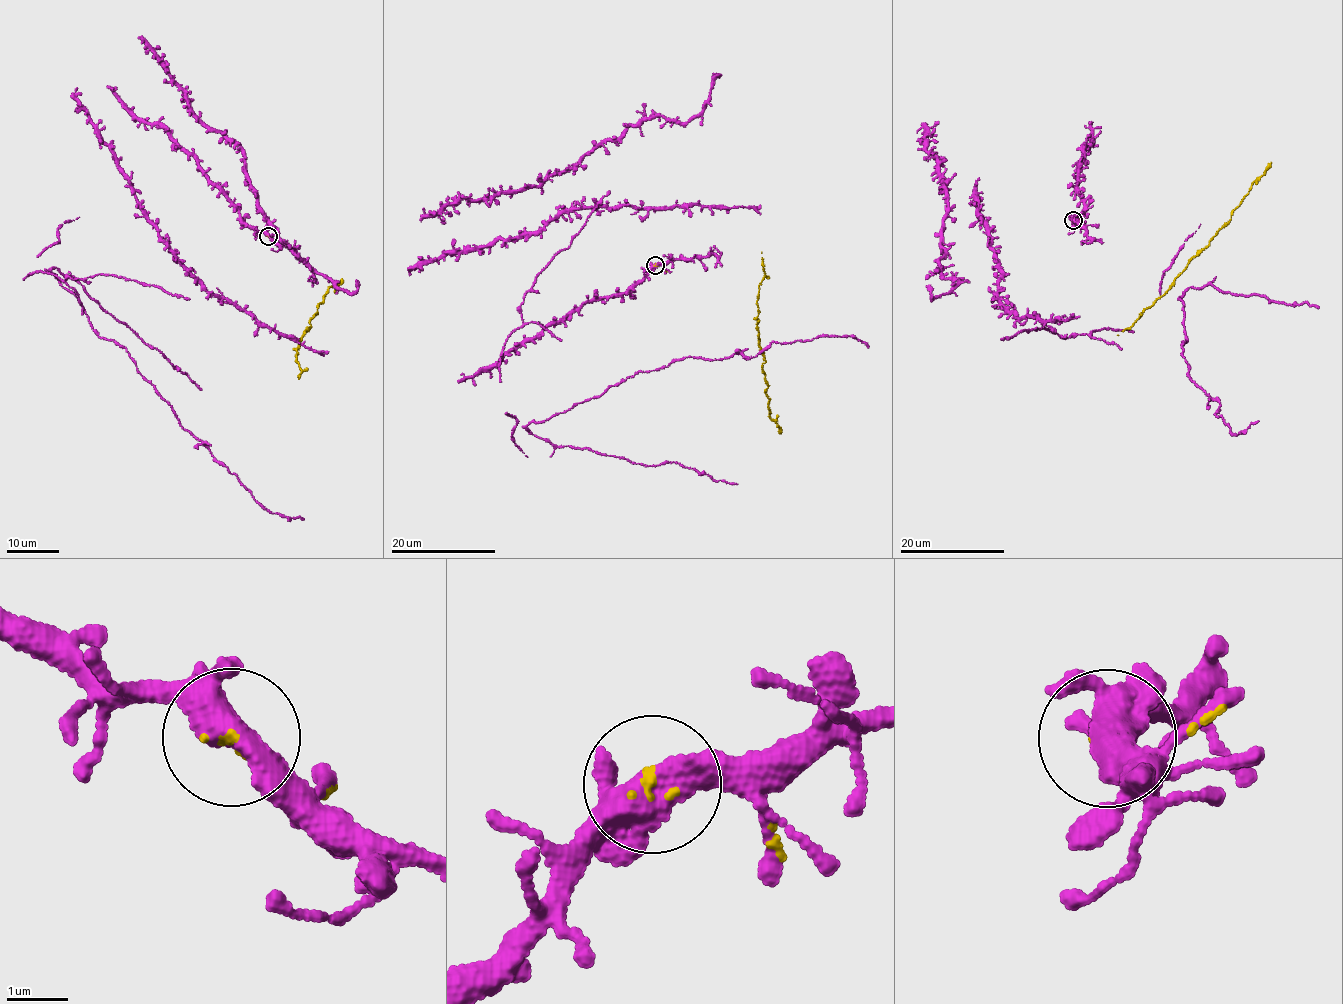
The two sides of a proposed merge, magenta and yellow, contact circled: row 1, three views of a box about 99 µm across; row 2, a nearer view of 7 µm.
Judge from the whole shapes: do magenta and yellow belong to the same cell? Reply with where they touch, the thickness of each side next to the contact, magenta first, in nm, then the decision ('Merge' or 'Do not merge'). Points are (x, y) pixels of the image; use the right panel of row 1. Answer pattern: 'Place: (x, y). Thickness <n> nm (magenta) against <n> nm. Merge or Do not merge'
Place: (1073, 220). Thickness 440 nm (magenta) against 90 nm. Merge

